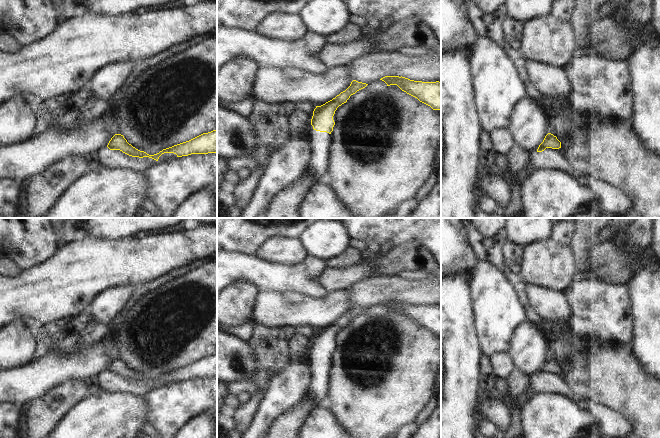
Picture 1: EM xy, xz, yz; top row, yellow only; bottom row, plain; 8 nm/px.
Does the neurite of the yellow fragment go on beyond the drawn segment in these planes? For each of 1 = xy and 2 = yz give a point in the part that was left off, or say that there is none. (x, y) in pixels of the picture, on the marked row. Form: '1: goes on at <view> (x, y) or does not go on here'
1: does not go on here
2: does not go on here

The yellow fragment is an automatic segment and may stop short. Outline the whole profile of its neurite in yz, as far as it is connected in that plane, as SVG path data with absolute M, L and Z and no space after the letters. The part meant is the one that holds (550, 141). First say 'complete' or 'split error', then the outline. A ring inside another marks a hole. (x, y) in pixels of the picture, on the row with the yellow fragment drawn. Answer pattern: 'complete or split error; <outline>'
complete; M548 133L543 142L539 145L537 152L542 152L546 148L559 149L561 148L561 142L551 133Z

